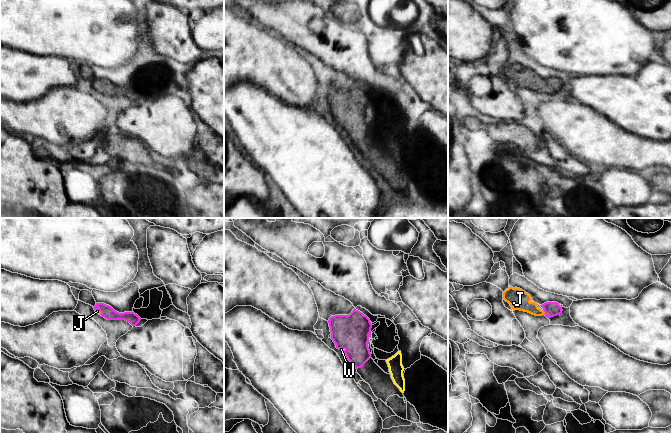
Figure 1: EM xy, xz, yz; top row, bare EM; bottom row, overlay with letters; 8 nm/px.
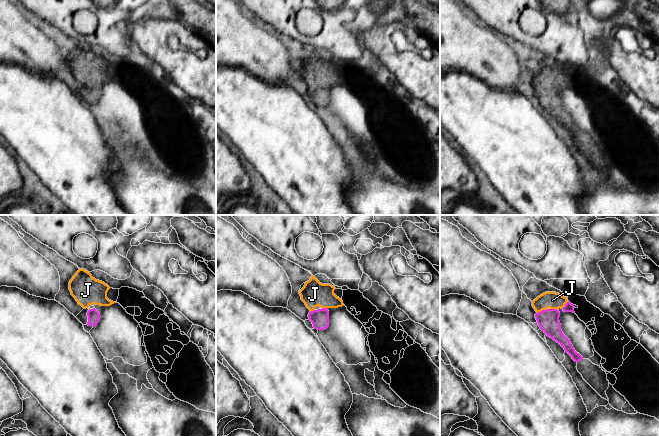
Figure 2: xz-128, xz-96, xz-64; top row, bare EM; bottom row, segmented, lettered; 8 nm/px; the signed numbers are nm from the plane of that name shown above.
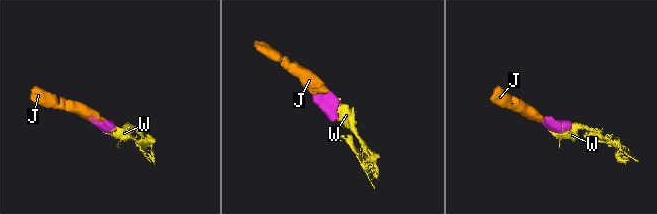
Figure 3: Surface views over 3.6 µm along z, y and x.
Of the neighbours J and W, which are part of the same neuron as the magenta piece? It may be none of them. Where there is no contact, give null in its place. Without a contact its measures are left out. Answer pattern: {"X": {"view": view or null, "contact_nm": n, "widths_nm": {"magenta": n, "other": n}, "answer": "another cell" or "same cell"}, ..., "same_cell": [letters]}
{"J": {"view": "yz", "contact_nm": 50, "widths_nm": {"magenta": 120, "other": 160}, "answer": "same cell"}, "W": {"view": "xz", "contact_nm": 50, "widths_nm": {"magenta": 300, "other": 20}, "answer": "same cell"}, "same_cell": ["J", "W"]}

